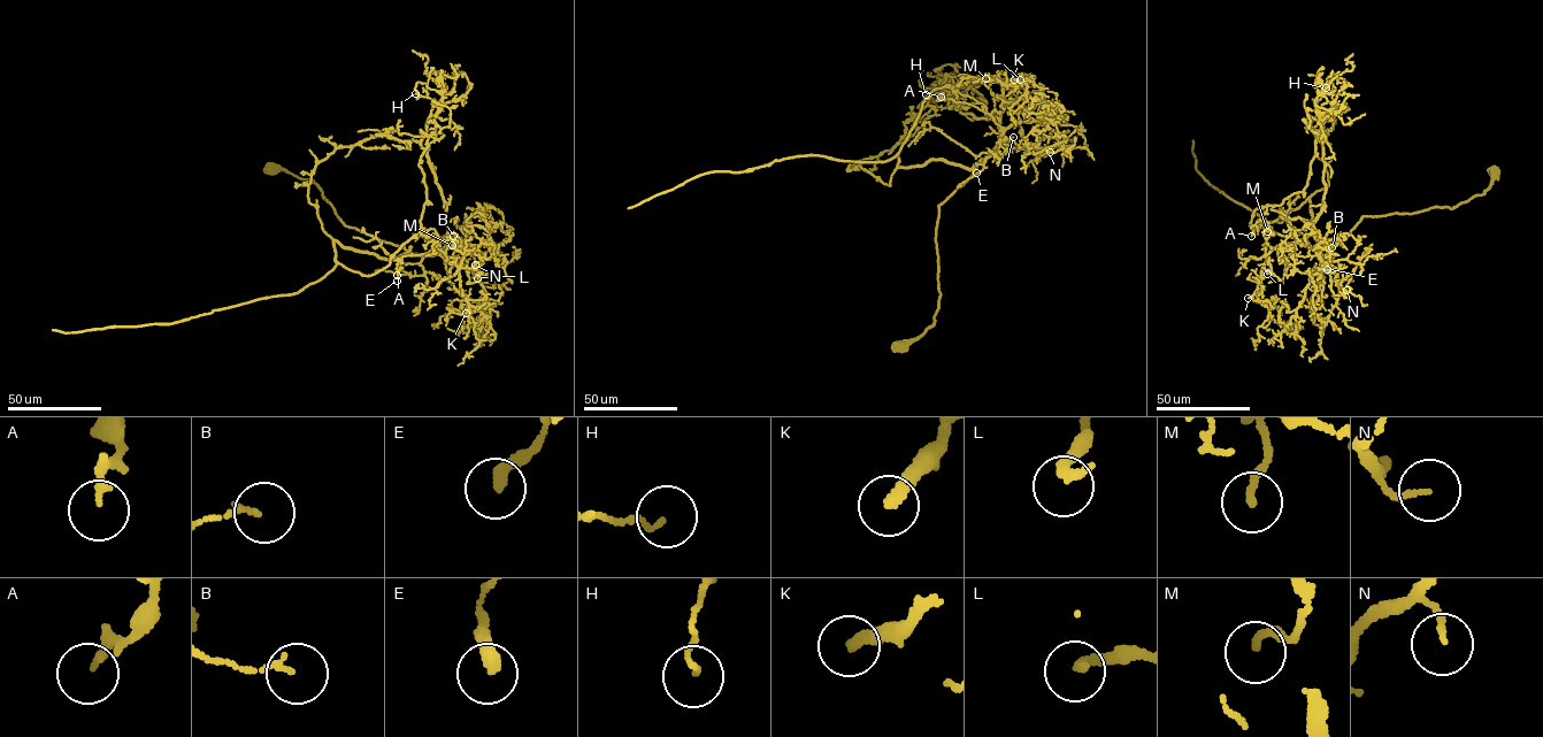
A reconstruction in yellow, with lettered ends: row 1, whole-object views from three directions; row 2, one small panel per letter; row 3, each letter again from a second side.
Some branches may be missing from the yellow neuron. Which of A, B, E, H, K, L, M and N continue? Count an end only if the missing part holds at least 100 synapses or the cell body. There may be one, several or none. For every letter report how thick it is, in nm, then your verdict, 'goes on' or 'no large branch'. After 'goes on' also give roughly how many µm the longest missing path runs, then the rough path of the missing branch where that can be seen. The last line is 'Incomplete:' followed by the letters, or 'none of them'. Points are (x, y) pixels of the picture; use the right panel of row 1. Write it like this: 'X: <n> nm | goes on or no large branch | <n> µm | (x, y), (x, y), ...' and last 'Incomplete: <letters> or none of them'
A: 130 nm | no large branch
B: 120 nm | no large branch
E: 320 nm | no large branch
H: 110 nm | no large branch
K: 280 nm | goes on | 50 µm | (1248, 298), (1244, 301), (1238, 293), (1248, 309), (1249, 322)
L: 280 nm | no large branch
M: 180 nm | no large branch
N: 100 nm | no large branch
Incomplete: K

